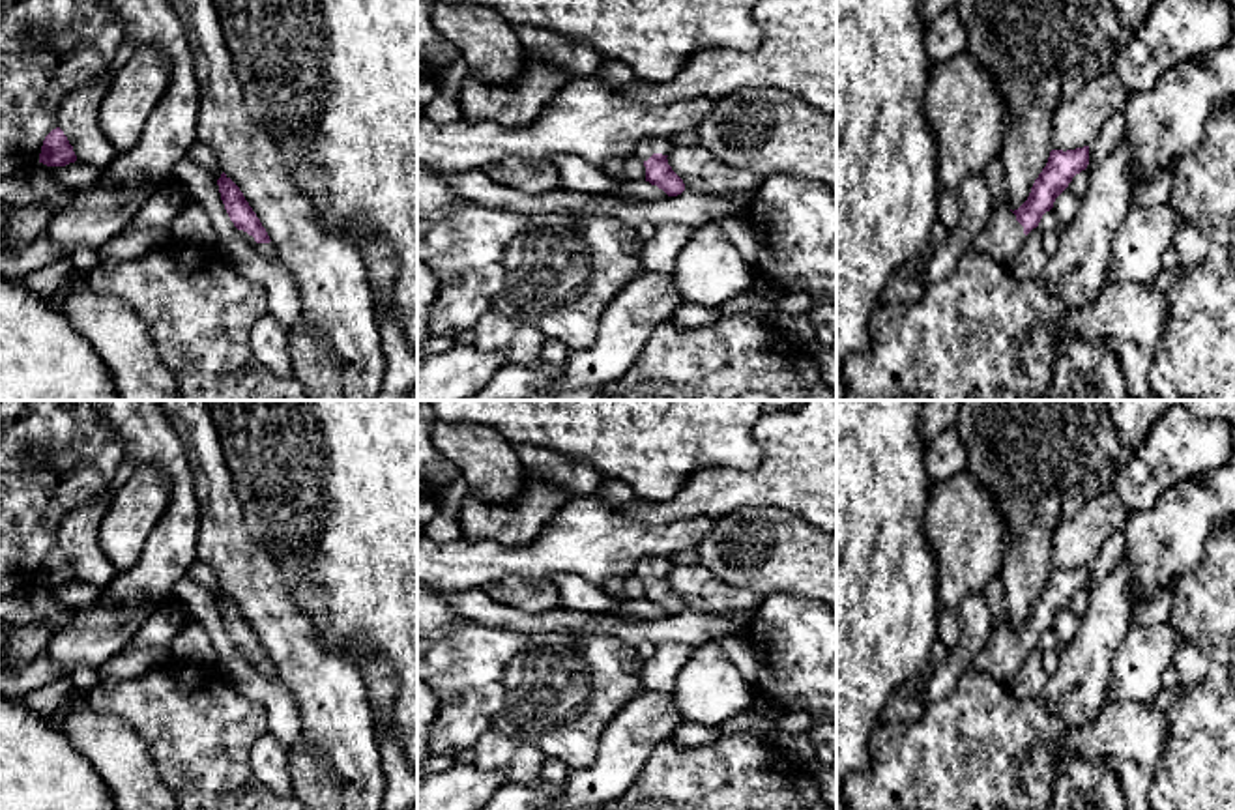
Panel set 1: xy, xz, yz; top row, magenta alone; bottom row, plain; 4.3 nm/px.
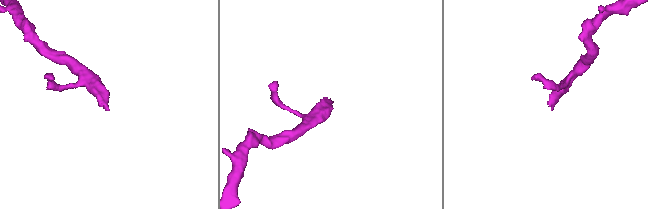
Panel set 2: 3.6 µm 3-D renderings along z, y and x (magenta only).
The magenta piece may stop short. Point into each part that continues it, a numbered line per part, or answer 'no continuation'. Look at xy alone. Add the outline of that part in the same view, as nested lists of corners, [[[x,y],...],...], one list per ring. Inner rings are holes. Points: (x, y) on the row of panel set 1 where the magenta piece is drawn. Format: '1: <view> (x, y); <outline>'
1: xy (266, 249); [[[241,230],[241,236],[266,258],[277,258],[275,245],[269,243],[256,243],[253,236]]]

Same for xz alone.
1: xz (648, 146); [[[644,138],[636,146],[636,157],[647,161],[653,153],[668,155],[674,150],[670,138]]]

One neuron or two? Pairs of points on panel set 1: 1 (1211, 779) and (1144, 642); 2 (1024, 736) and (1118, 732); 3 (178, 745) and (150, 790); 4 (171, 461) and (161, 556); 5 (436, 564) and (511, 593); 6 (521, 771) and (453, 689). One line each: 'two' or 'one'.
1: two
2: two
3: two
4: one
5: two
6: two

